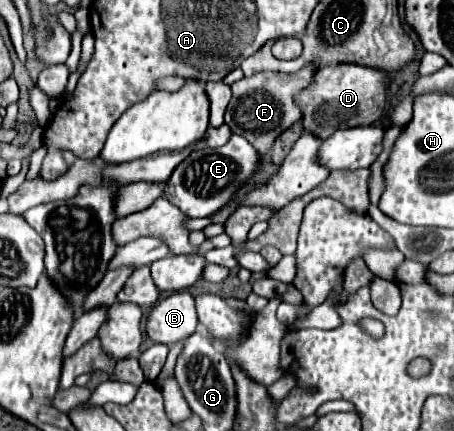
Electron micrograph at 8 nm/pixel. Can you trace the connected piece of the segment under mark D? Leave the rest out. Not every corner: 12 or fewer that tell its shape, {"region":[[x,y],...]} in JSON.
{"region":[[319,68],[295,96],[303,130],[373,124],[385,108],[385,72]]}

